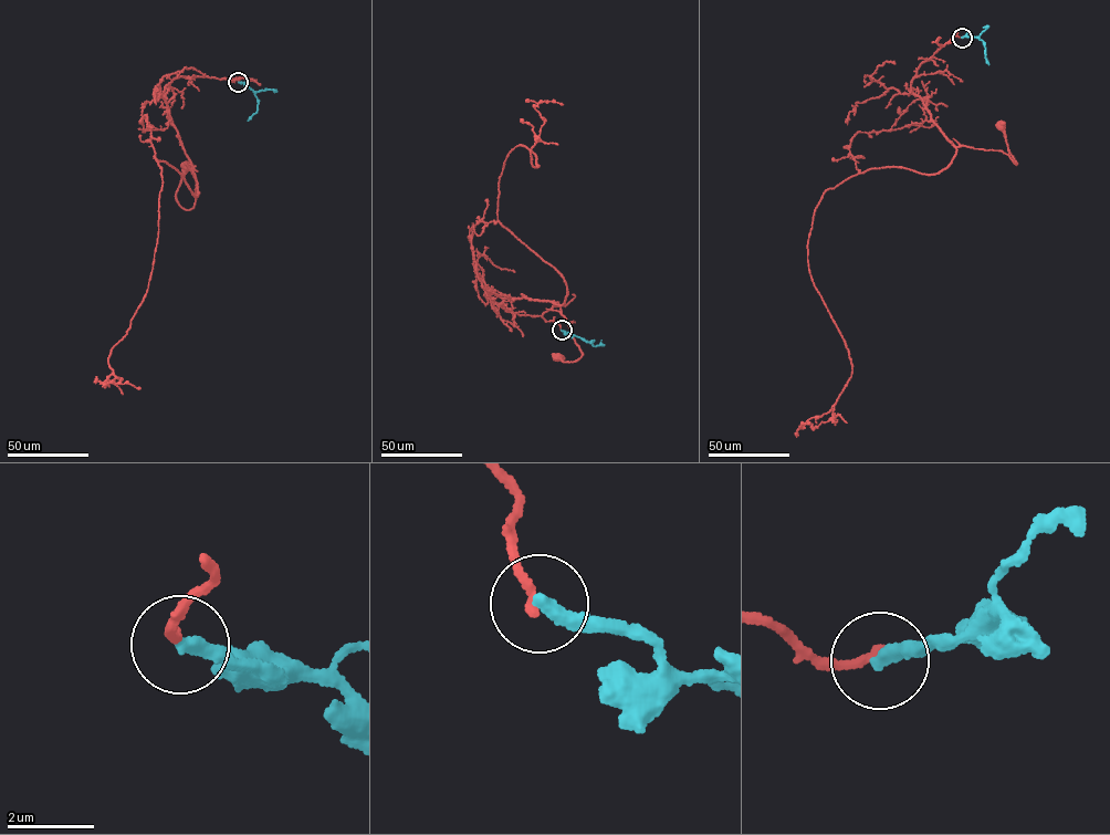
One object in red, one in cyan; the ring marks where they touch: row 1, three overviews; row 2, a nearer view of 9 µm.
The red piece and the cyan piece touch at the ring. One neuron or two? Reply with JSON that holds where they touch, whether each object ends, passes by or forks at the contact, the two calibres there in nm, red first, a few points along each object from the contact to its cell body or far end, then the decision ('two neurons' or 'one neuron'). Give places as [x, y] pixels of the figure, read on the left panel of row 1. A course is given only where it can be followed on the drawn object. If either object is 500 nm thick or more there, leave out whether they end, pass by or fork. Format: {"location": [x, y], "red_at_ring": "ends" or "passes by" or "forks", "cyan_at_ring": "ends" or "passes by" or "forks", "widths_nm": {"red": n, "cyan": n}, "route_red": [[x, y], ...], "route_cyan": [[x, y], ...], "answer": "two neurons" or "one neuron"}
{"location": [238, 82], "red_at_ring": "ends", "cyan_at_ring": "ends", "widths_nm": {"red": 220, "cyan": 320}, "route_red": [[238, 82], [180, 75], [165, 89], [169, 117], [196, 176], [196, 200], [187, 210], [175, 195], [185, 167]], "route_cyan": [[238, 82], [252, 90], [258, 100], [257, 112], [248, 121]], "answer": "two neurons"}

